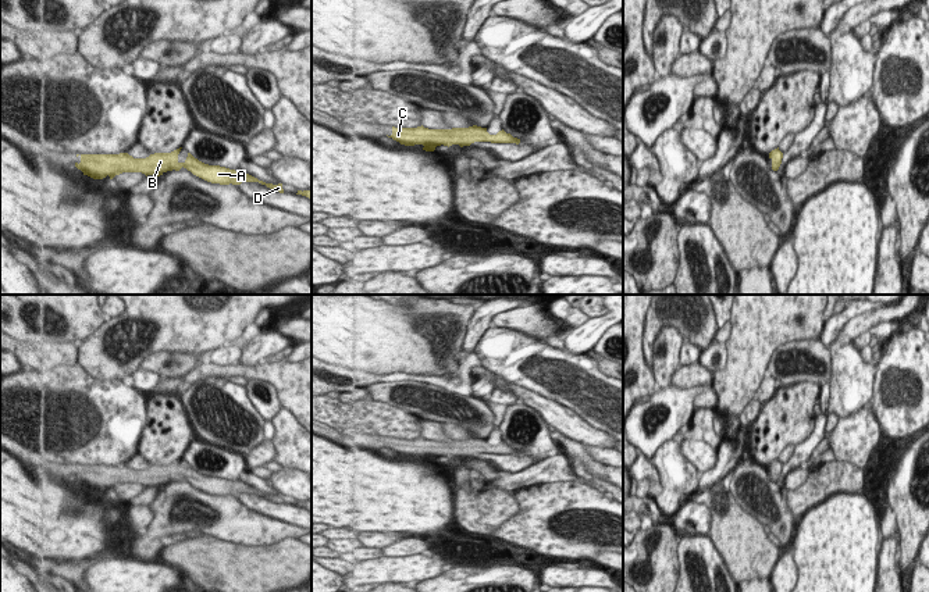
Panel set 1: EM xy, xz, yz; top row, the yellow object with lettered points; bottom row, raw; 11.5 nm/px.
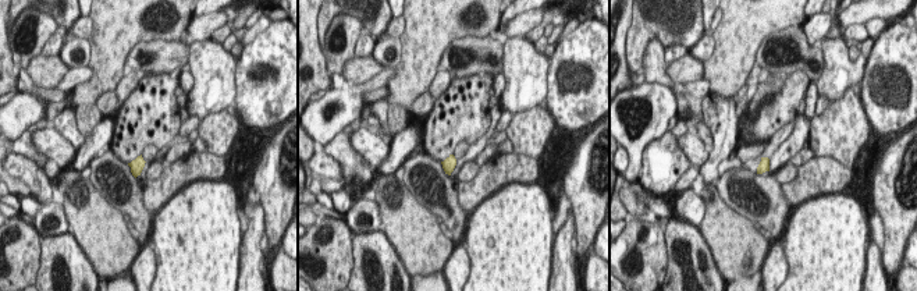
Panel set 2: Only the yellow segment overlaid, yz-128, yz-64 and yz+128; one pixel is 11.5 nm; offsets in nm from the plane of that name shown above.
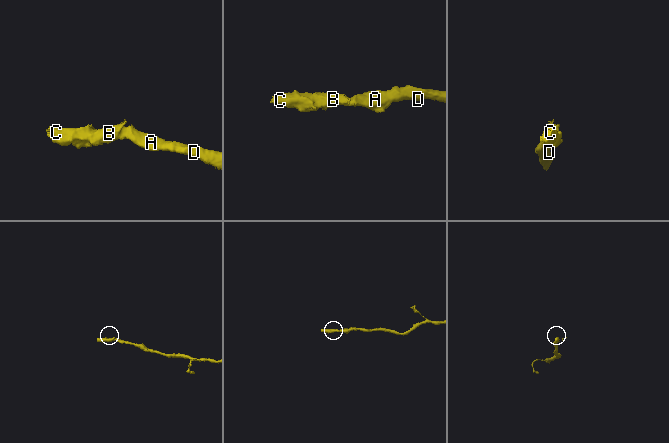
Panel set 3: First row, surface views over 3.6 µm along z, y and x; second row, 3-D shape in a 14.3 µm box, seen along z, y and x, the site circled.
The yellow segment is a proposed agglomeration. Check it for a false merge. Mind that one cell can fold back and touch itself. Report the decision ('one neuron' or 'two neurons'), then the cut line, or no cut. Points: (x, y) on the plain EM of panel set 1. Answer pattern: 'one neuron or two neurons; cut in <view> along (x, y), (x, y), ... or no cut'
one neuron; no cut

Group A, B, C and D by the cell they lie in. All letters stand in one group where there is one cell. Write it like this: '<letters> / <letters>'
A B C D

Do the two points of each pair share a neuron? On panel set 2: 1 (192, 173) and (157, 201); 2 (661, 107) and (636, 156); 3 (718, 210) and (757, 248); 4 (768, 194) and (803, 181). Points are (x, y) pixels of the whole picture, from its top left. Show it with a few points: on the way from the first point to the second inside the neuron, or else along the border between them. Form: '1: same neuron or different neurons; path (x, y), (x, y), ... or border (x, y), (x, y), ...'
1: same neuron; path (182, 173), (164, 191)
2: same neuron; path (653, 120), (636, 144)
3: same neuron; path (728, 220), (747, 240)
4: different neurons; border (779, 185), (791, 209)

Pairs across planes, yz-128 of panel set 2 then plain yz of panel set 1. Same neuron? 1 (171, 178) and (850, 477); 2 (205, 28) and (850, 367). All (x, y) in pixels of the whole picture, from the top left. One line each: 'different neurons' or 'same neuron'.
1: same neuron
2: different neurons

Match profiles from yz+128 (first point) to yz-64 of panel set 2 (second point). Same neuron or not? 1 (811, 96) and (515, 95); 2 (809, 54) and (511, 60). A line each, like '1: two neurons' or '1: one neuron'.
1: two neurons
2: two neurons

